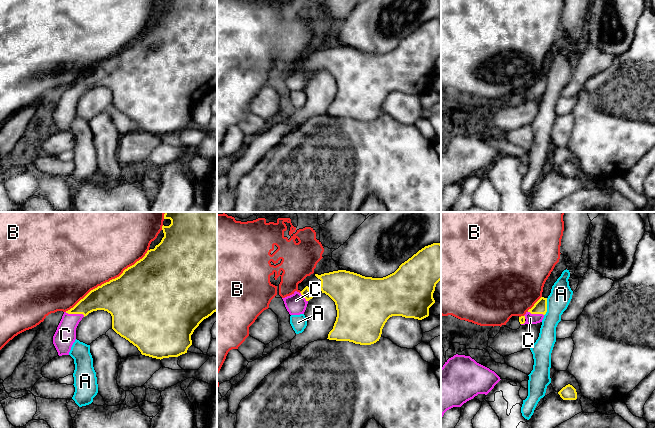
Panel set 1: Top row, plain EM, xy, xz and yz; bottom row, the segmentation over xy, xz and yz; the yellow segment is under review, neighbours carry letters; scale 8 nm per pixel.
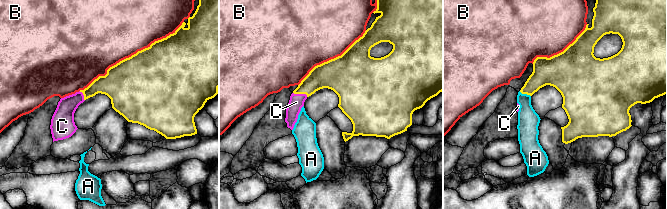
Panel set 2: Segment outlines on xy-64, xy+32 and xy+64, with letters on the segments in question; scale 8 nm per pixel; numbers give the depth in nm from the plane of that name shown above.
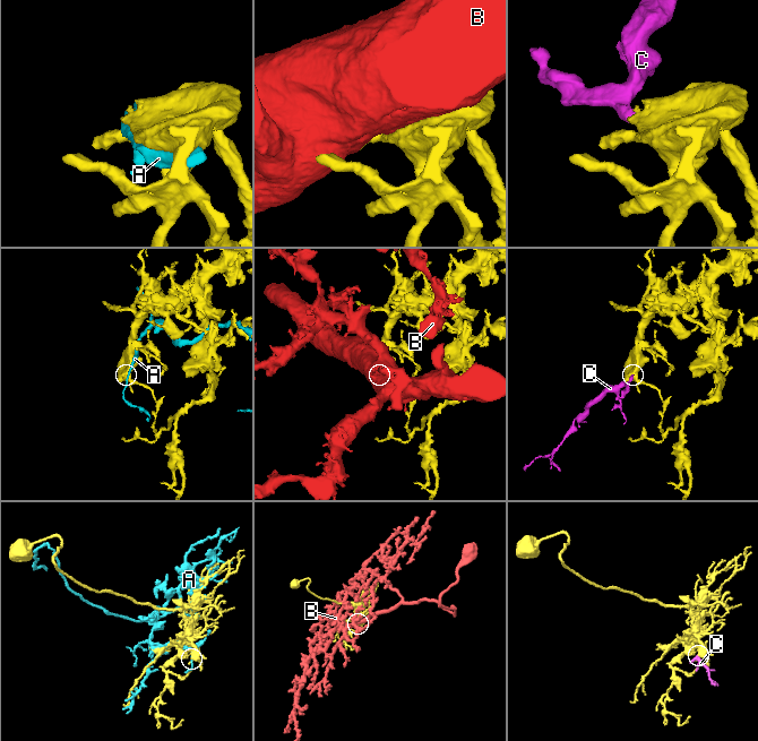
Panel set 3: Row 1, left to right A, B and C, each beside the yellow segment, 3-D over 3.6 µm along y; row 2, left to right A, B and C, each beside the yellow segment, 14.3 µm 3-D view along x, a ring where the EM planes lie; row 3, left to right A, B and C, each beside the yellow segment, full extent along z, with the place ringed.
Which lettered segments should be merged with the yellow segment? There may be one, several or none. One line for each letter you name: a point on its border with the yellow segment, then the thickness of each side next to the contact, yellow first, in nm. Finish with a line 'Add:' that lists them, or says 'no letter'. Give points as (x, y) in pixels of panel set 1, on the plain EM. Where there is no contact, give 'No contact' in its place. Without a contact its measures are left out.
C: Touches yellow at xy (75, 89). Thickness 190 nm (yellow) against 170 nm
Add: C

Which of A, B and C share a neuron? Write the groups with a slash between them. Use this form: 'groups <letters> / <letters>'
groups A / B / C

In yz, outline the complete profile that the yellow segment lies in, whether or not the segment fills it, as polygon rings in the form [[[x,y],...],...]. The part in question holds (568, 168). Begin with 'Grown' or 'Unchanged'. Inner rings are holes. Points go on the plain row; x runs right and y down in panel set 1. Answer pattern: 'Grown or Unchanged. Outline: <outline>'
Unchanged. Outline: [[[568,160],[565,163],[563,163],[558,170],[563,176],[576,176],[577,175],[577,168],[576,165]]]

